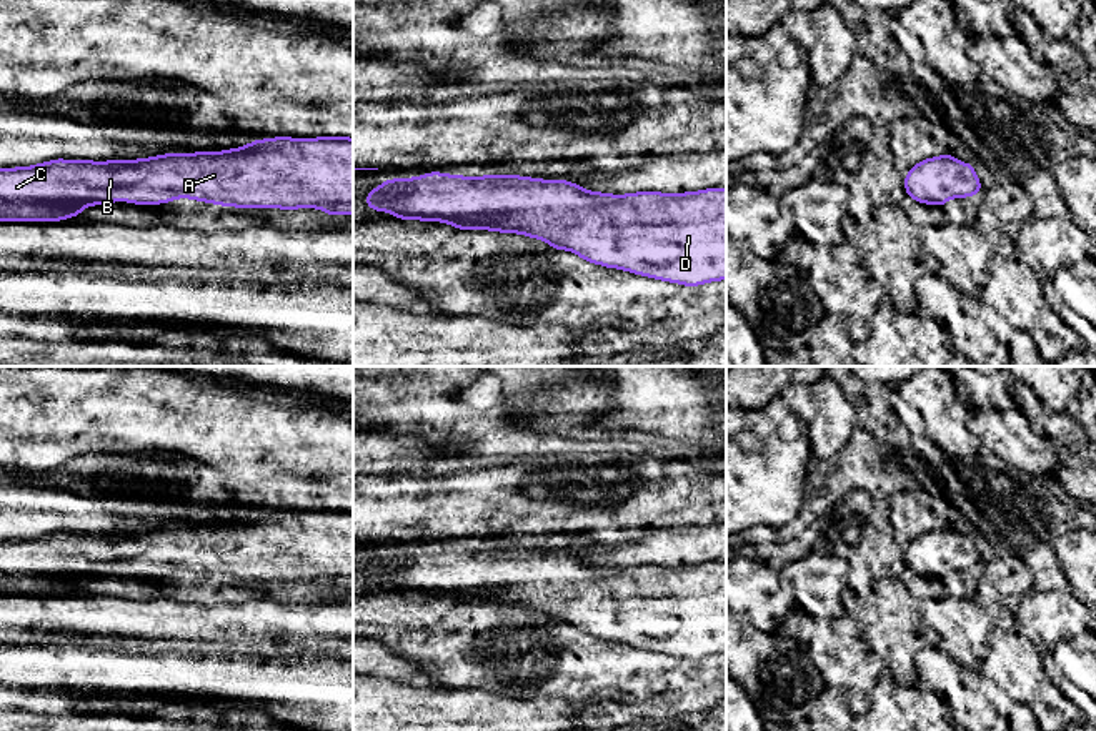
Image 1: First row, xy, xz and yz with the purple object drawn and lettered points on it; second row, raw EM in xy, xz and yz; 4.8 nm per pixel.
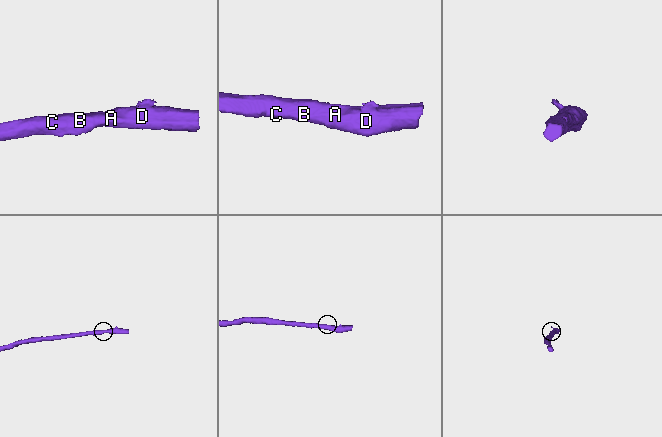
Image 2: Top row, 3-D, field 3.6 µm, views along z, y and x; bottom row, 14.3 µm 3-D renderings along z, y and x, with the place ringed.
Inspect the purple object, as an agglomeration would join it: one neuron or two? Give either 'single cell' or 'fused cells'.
single cell

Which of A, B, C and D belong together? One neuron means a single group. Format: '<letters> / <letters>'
A B C D

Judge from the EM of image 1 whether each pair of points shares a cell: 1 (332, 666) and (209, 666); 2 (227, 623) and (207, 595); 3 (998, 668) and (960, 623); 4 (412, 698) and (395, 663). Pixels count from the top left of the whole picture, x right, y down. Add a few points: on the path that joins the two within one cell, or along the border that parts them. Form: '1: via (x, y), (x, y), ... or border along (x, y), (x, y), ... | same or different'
1: via (302, 675), (239, 675) | same
2: border along (175, 596), (207, 603), (252, 600) | different
3: border along (996, 623), (988, 635), (988, 655), (978, 670) | different
4: border along (370, 675), (407, 681) | different

